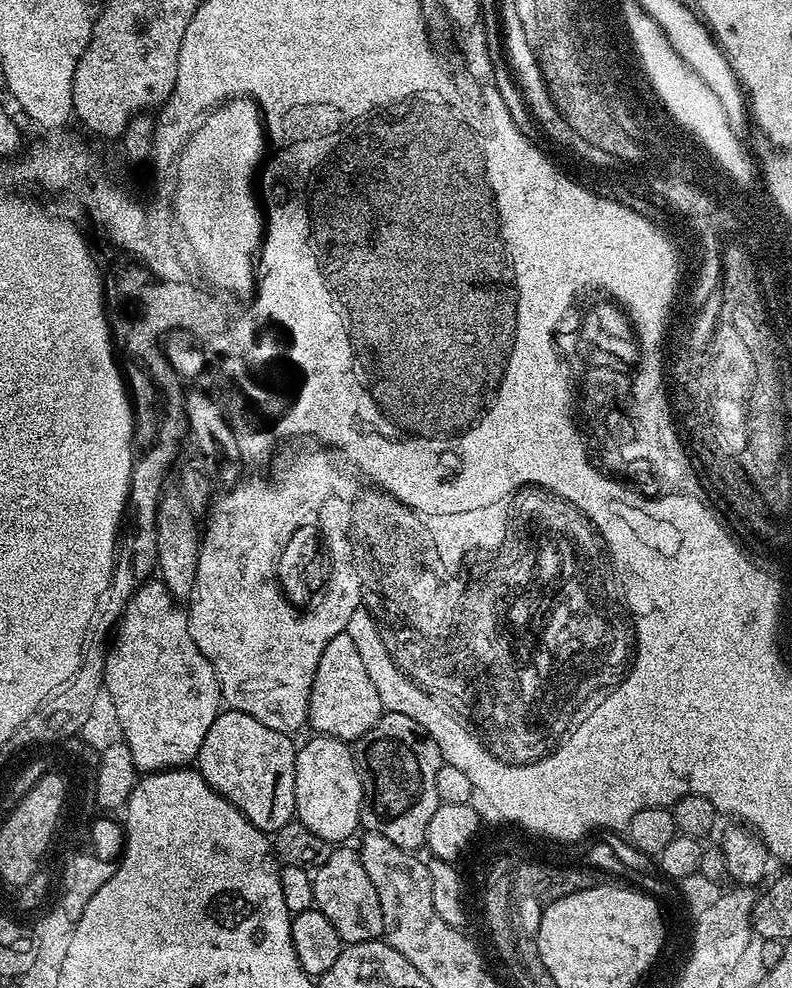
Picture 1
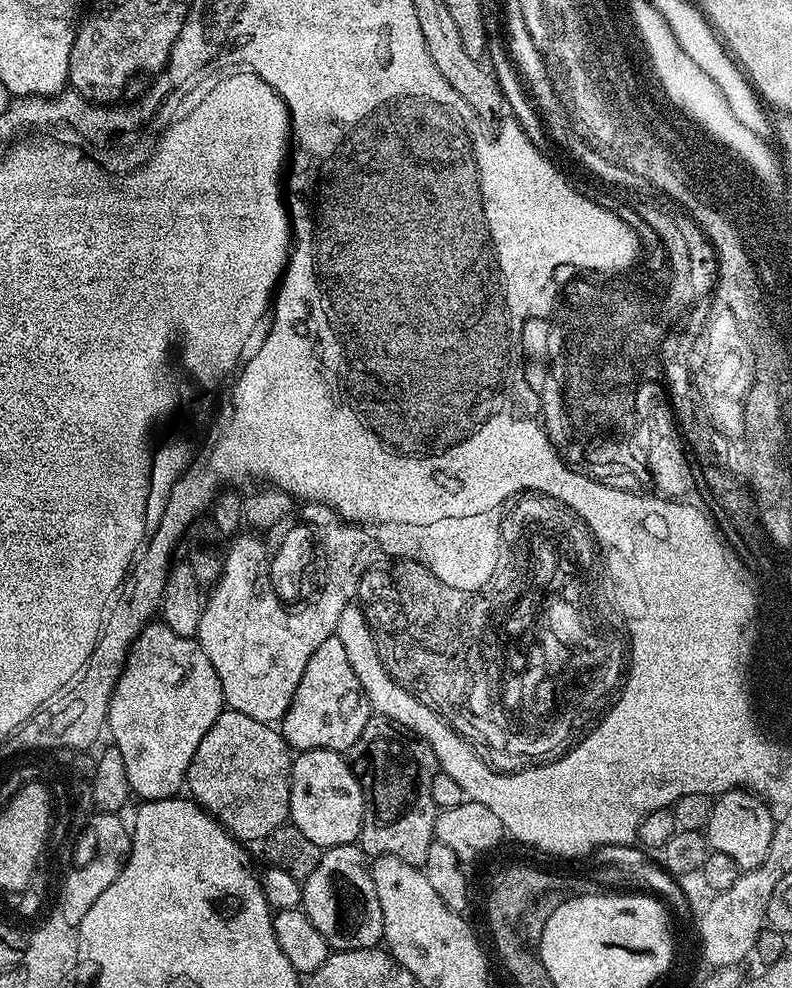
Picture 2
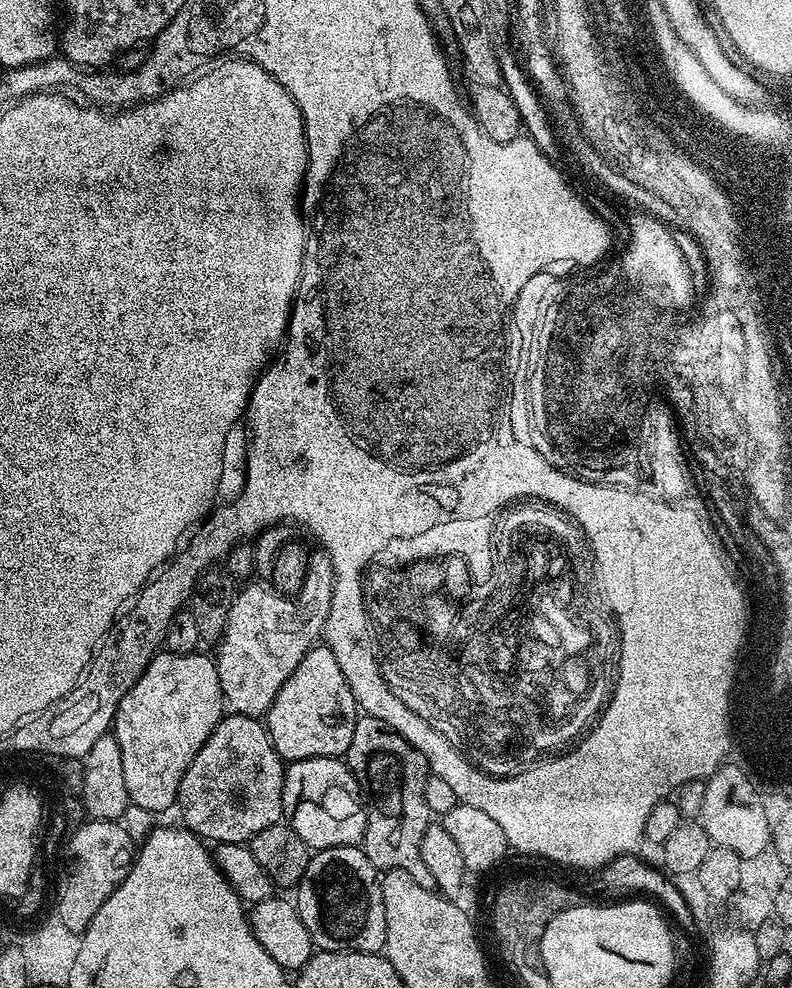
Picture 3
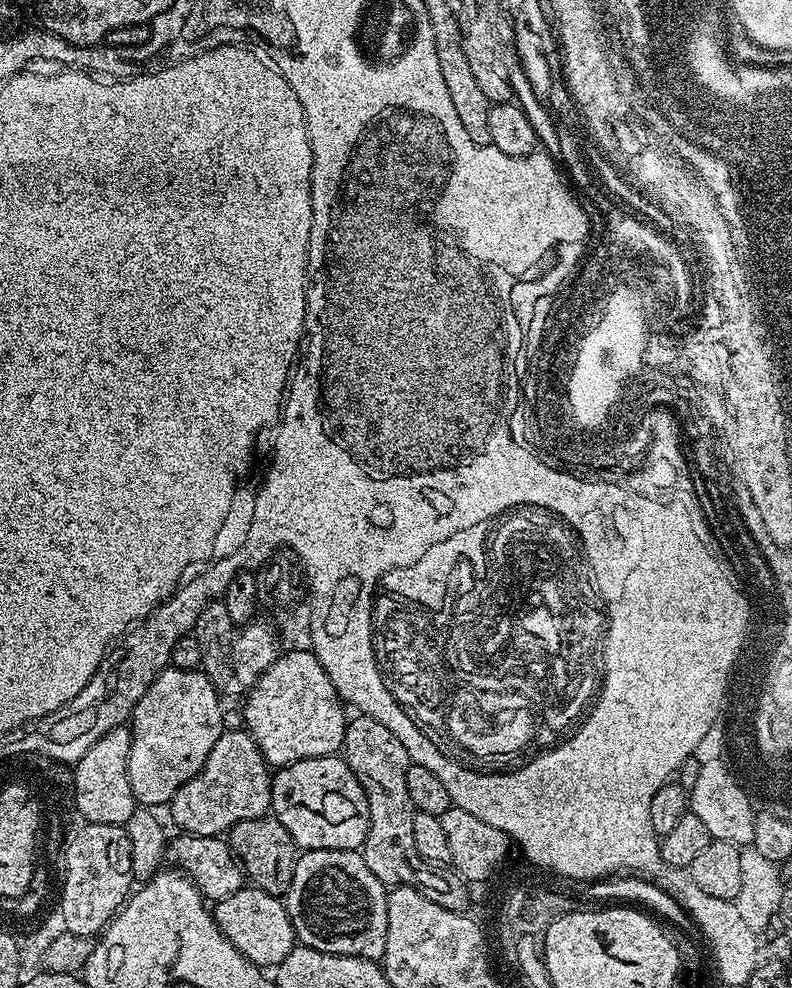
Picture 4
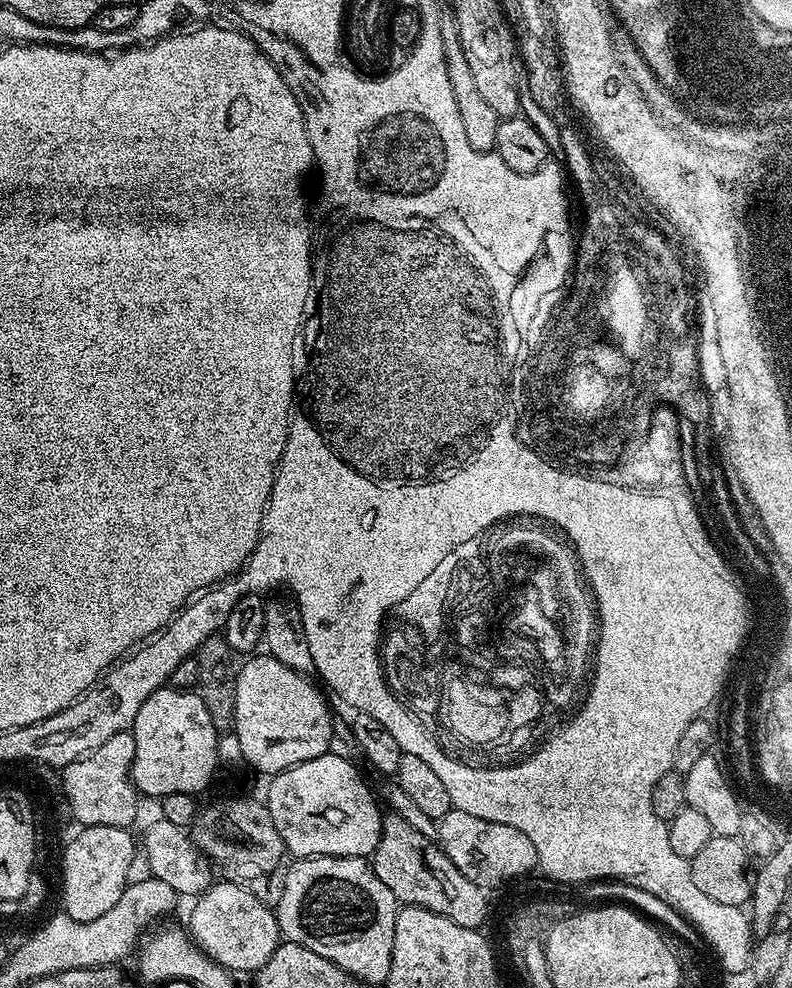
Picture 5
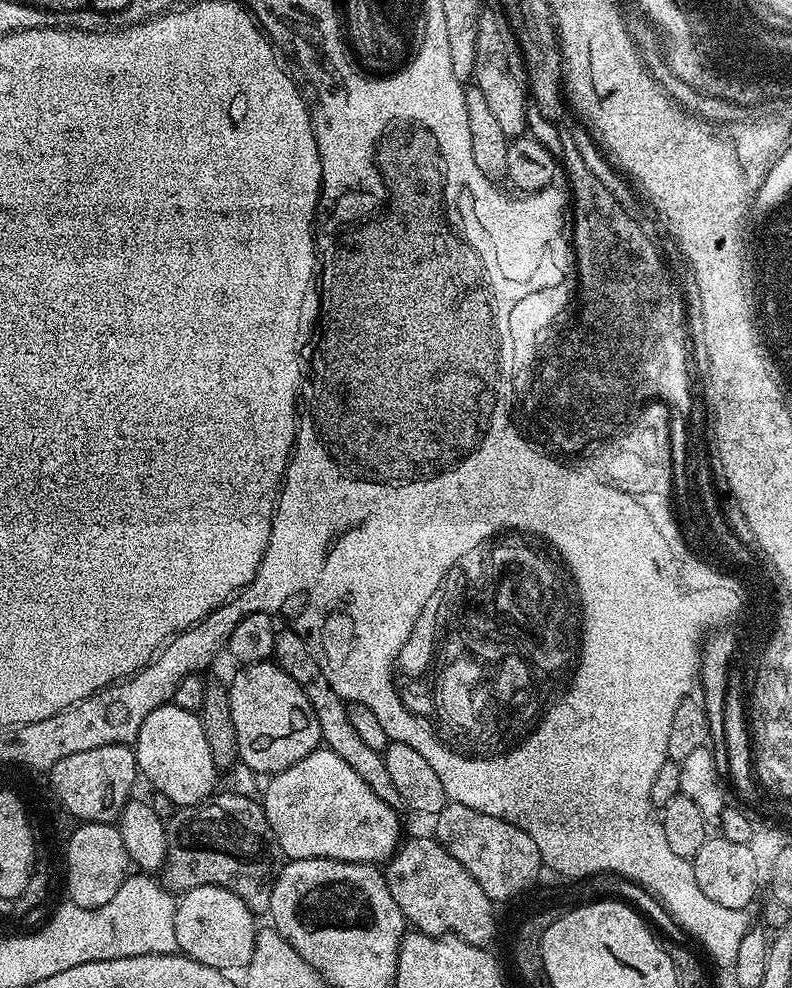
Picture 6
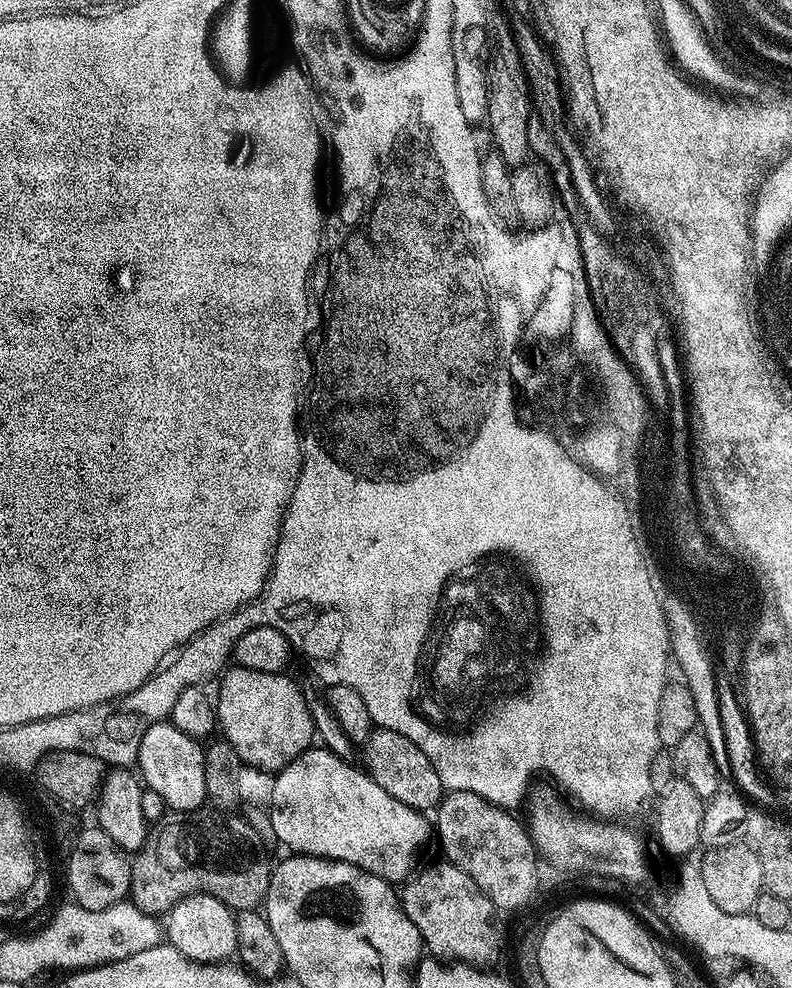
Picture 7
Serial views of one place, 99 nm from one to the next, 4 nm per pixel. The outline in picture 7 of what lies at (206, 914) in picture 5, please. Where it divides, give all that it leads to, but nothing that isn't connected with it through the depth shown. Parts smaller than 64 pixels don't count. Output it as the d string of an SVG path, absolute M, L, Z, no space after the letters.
M201 892L197 896L187 896L166 914L167 943L186 954L186 958L203 964L219 964L236 956L236 948L240 945L236 918L237 913L218 898Z

